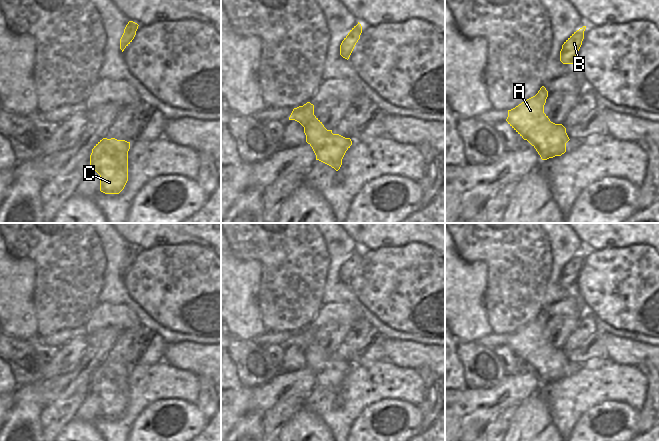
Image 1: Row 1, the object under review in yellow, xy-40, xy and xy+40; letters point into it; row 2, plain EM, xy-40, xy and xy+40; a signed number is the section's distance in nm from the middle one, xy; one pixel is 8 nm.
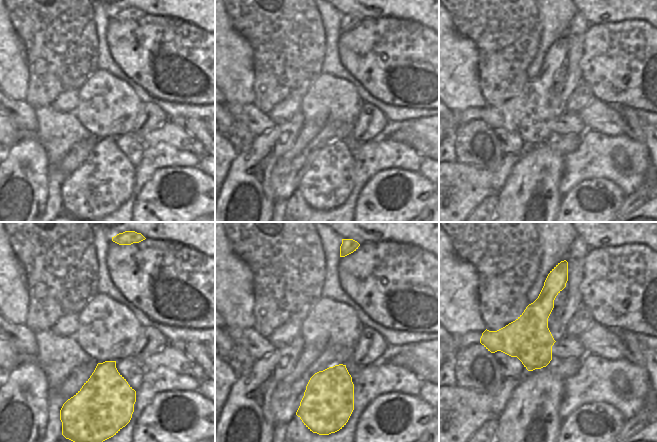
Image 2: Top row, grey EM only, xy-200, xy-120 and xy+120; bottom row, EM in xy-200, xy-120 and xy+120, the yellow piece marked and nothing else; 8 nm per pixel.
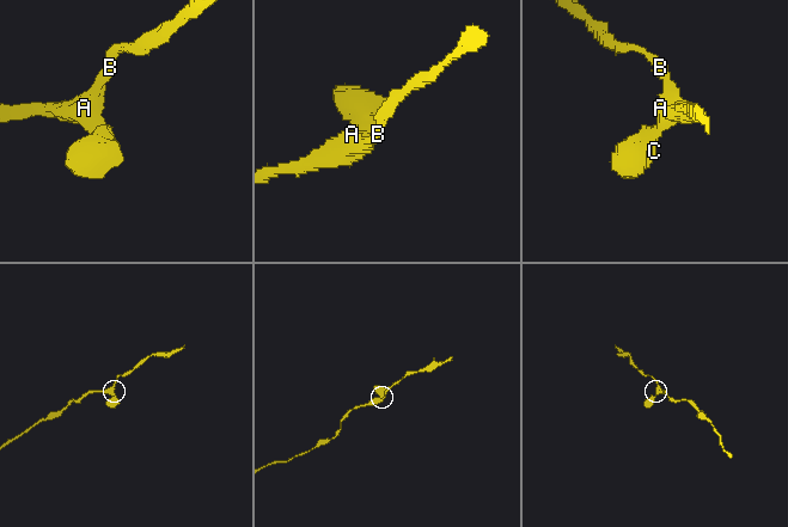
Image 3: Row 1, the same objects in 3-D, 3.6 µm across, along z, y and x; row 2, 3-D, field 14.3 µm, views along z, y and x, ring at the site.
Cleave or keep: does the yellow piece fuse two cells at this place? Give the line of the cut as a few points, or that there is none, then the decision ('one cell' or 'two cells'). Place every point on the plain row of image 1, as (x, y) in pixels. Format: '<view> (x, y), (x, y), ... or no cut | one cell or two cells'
no cut | one cell

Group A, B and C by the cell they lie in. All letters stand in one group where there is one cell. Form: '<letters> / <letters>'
A B C

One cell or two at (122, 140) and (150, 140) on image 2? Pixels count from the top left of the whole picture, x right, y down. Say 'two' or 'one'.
two

